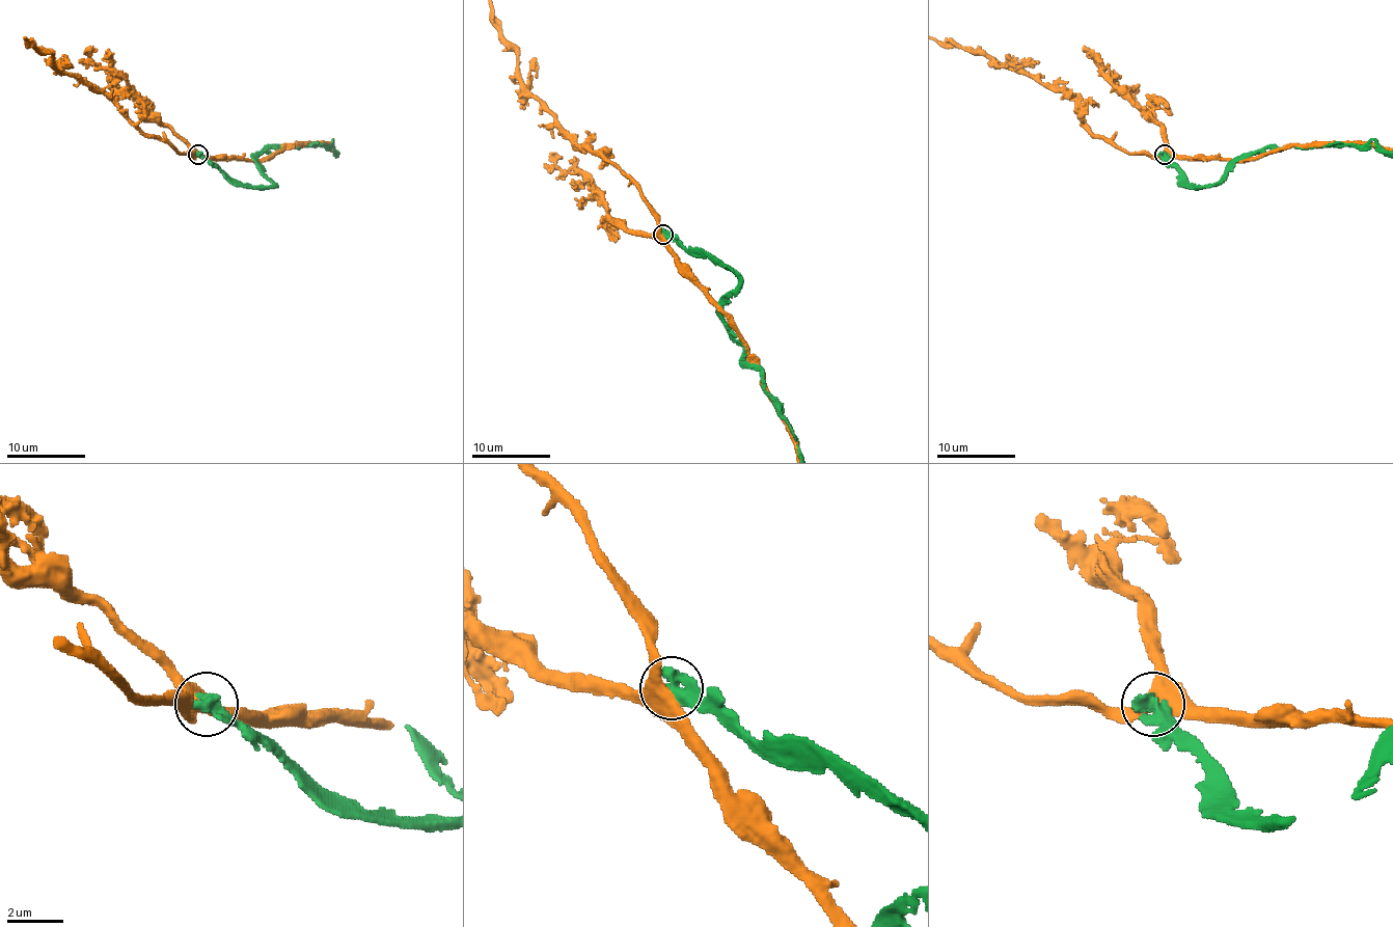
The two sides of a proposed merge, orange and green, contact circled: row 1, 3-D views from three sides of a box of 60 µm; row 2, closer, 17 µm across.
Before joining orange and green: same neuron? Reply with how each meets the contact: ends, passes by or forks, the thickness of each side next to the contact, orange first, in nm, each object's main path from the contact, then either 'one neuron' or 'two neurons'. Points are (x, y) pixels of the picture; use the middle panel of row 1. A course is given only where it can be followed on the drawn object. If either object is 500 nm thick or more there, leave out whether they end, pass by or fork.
440 nm thick on the orange side, 550 nm on the other; orange runs (663, 235), (636, 186), (584, 150), (525, 87); green runs (663, 235), (735, 274), (739, 287), (722, 306), (722, 322), (798, 442); two neurons

